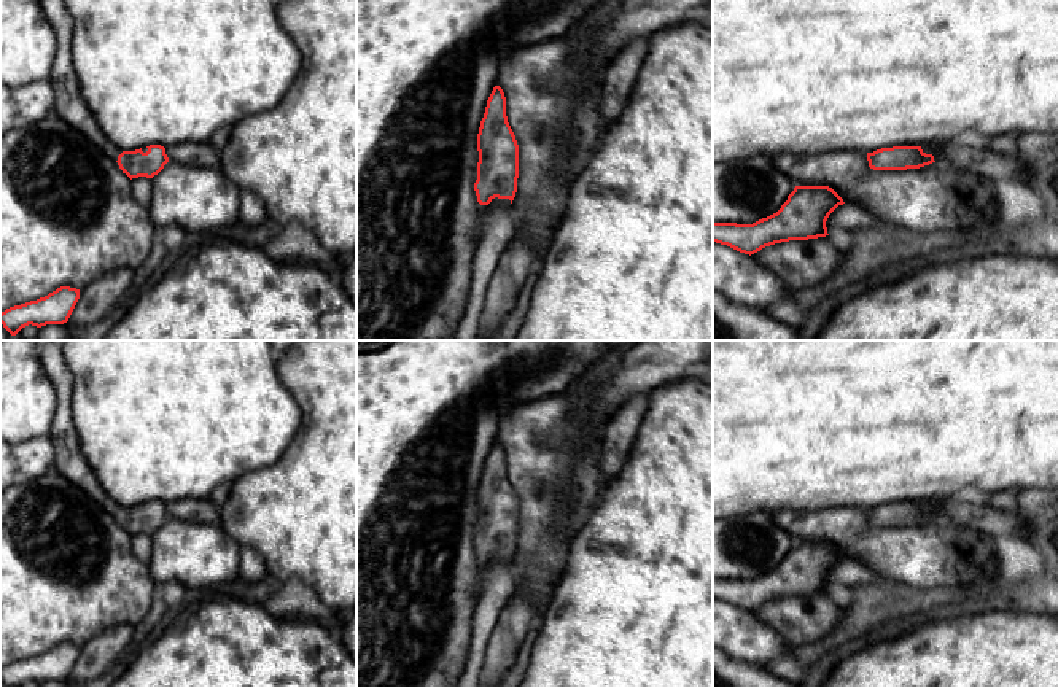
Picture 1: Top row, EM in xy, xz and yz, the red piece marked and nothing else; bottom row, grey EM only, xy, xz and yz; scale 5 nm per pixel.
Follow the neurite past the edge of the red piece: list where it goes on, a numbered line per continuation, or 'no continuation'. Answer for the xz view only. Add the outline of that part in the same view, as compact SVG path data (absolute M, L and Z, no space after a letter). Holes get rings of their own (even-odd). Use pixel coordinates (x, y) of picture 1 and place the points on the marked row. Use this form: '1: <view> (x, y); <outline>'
1: xz (482, 209); M495 197L495 199L492 199L492 202L488 205L477 204L479 213L480 213L480 219L479 219L477 227L476 227L476 232L474 232L476 246L480 242L482 231L484 231L482 216L490 210L492 205L503 205L508 210L512 210L512 204L511 204L509 199L498 199L498 197Z

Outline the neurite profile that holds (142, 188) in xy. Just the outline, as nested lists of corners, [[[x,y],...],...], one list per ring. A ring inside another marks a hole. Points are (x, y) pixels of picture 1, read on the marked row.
[[[138,177],[138,178],[132,178],[130,180],[130,189],[132,189],[132,196],[134,199],[143,205],[148,207],[151,196],[153,196],[153,181],[151,178],[146,177]]]

